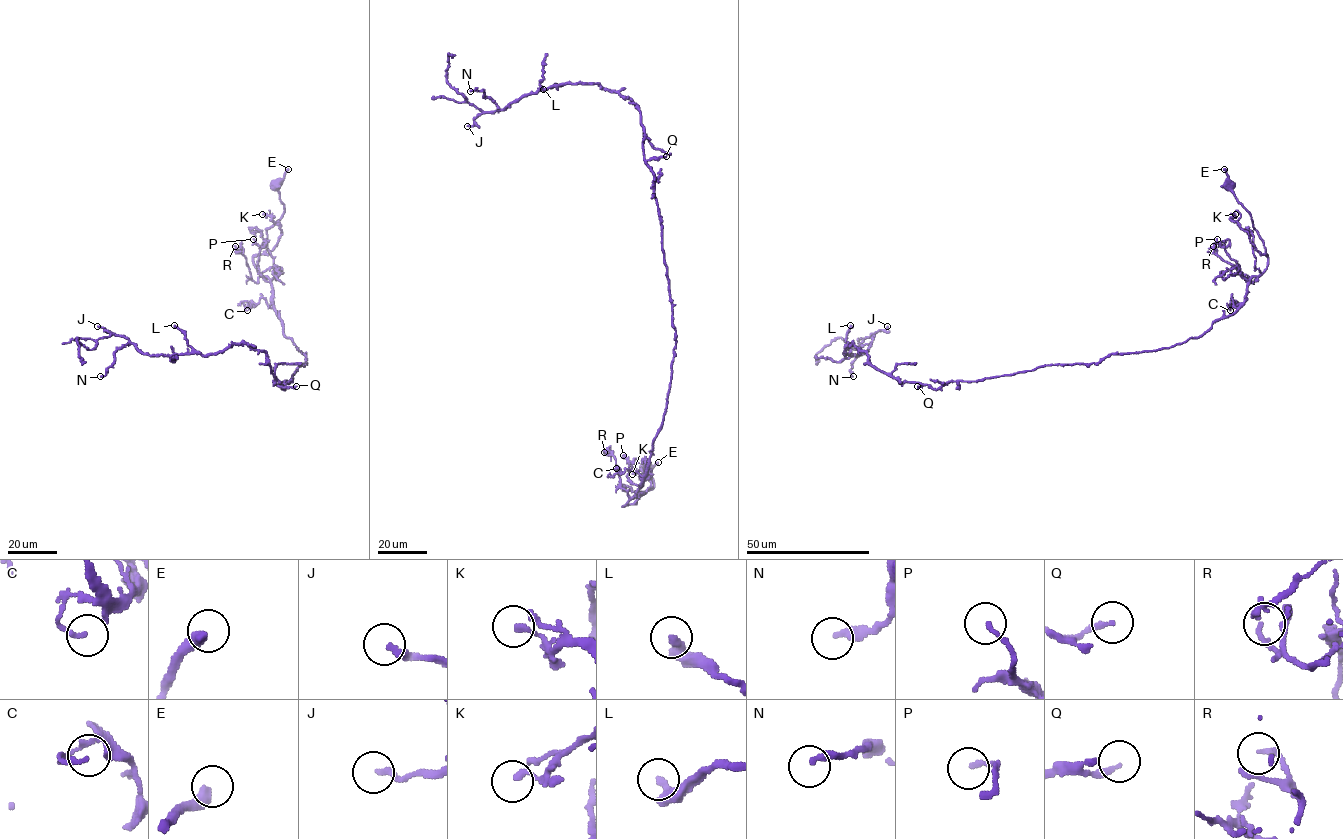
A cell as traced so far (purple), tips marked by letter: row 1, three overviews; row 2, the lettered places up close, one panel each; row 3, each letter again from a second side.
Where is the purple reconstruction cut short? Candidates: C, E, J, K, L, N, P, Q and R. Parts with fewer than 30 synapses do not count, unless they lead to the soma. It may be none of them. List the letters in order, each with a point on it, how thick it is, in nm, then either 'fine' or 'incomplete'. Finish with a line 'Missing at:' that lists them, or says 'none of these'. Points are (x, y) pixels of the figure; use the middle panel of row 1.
C: place (616, 468); calibre 160 nm; fine
E: place (658, 462); calibre 400 nm; fine
J: place (467, 126); calibre 240 nm; incomplete
K: place (632, 474); calibre 190 nm; fine
L: place (543, 89); calibre 300 nm; fine
N: place (470, 91); calibre 240 nm; fine
P: place (623, 455); calibre 150 nm; fine
Q: place (666, 156); calibre 200 nm; fine
R: place (604, 452); calibre 150 nm; fine
Missing at: J

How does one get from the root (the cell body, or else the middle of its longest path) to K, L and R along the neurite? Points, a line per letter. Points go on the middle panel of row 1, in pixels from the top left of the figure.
K: (644, 468), (654, 487), (638, 492), (636, 504), (634, 502), (650, 487), (650, 481), (641, 470), (632, 474)
L: (644, 468), (654, 487), (623, 506), (649, 466), (675, 345), (641, 112), (599, 84), (543, 89)
R: (644, 468), (654, 487), (638, 492), (636, 504), (623, 506), (629, 497), (620, 487), (616, 459), (604, 452)

